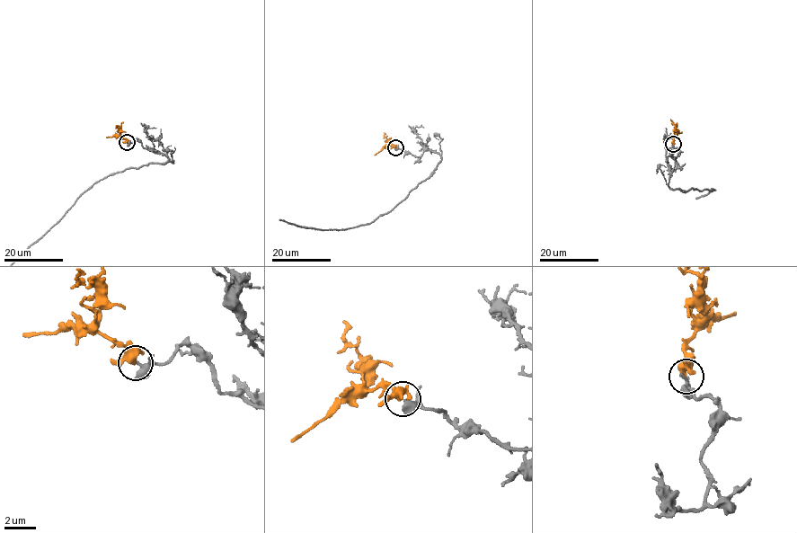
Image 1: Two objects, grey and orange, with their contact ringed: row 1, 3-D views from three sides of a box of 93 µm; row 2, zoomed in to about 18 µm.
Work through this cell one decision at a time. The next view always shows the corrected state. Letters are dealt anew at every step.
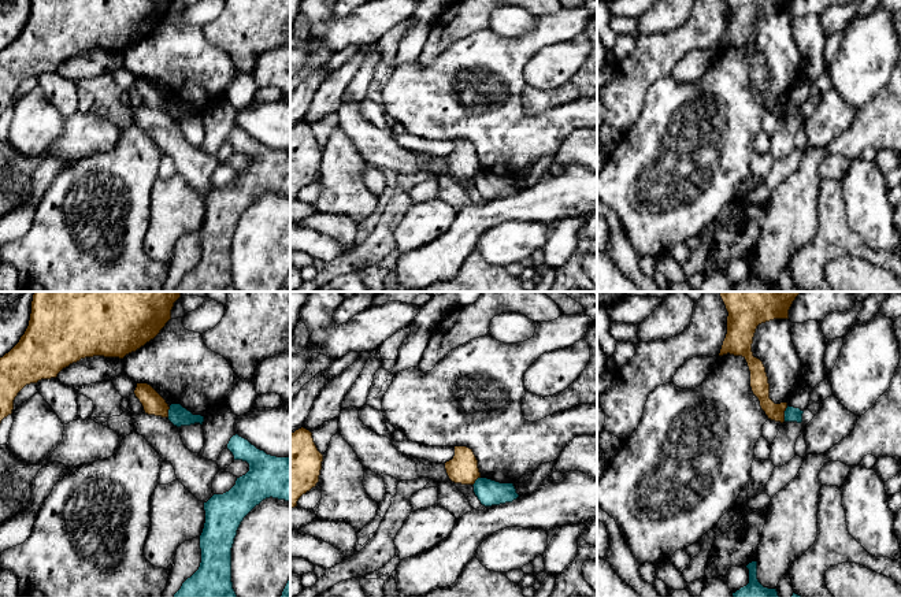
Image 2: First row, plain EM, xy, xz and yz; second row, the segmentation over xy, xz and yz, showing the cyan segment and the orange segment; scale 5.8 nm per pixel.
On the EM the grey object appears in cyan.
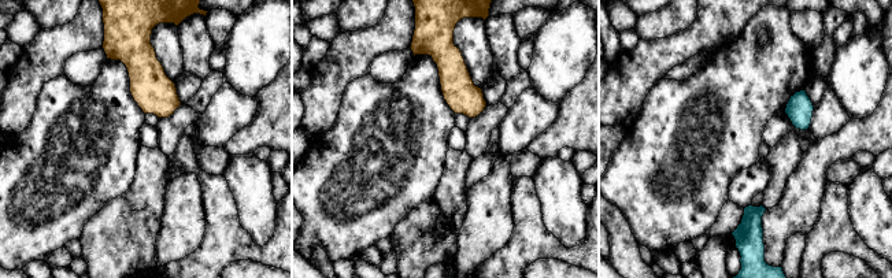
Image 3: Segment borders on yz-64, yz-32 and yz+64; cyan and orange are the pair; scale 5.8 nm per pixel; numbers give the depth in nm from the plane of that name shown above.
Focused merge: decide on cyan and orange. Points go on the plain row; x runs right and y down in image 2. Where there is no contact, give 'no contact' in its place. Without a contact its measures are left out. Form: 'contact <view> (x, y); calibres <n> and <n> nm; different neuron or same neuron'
contact yz (785, 107); calibres 90 and 110 nm; different neuron

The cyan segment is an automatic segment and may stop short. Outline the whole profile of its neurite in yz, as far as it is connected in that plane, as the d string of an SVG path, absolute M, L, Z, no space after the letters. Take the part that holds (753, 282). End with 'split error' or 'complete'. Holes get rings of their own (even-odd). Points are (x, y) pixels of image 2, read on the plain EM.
M757 255L746 259L749 263L749 277L735 286L734 292L779 292L776 282L764 281L757 272Z; complete

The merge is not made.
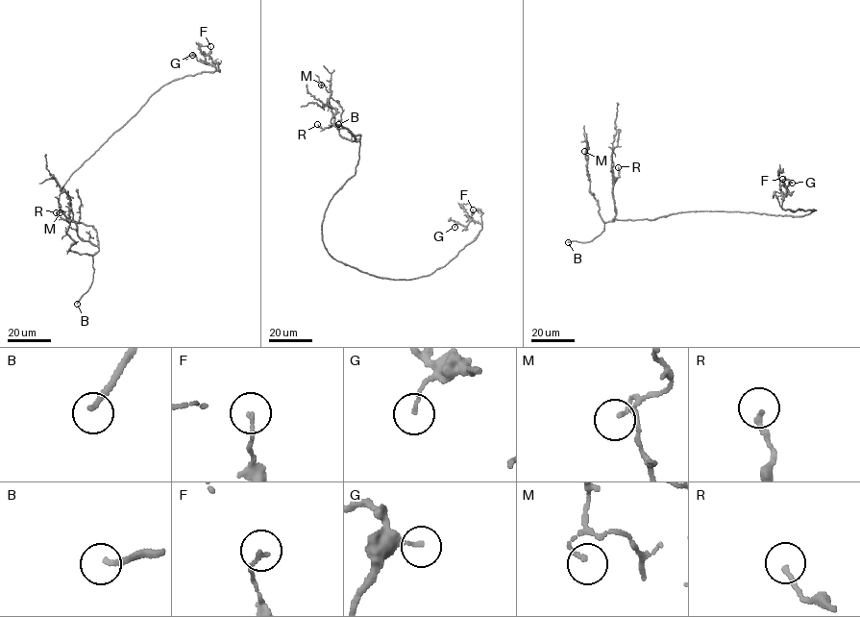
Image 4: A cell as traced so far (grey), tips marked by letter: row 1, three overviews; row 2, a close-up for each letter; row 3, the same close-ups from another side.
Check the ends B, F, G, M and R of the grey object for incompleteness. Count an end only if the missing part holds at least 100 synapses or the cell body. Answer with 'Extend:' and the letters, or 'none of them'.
Extend: B

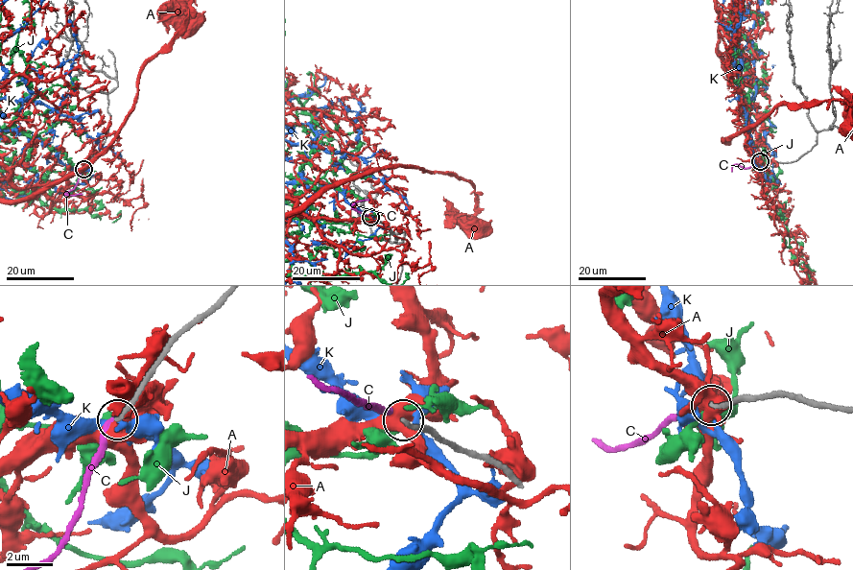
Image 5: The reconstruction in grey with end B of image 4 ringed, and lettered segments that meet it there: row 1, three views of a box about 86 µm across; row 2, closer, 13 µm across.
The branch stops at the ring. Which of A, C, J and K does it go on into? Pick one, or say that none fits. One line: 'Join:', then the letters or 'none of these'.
Join: C

